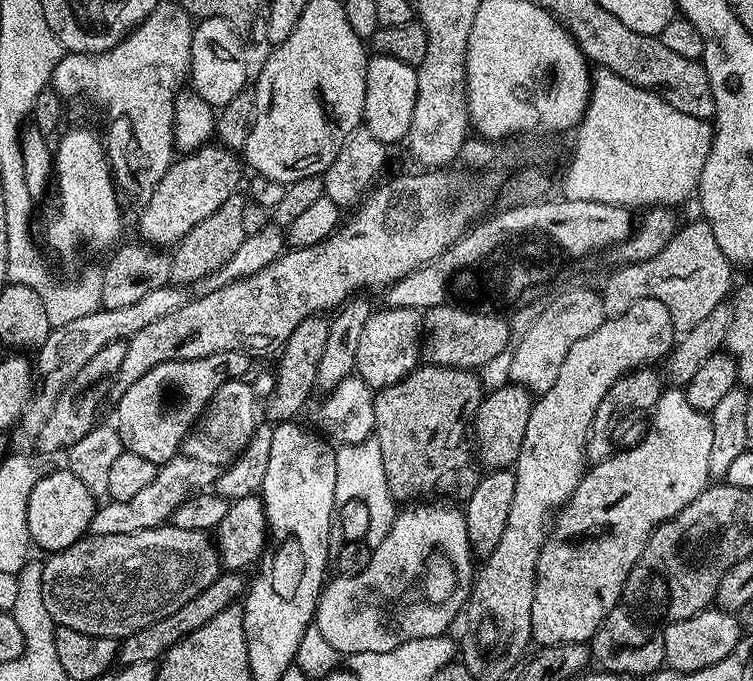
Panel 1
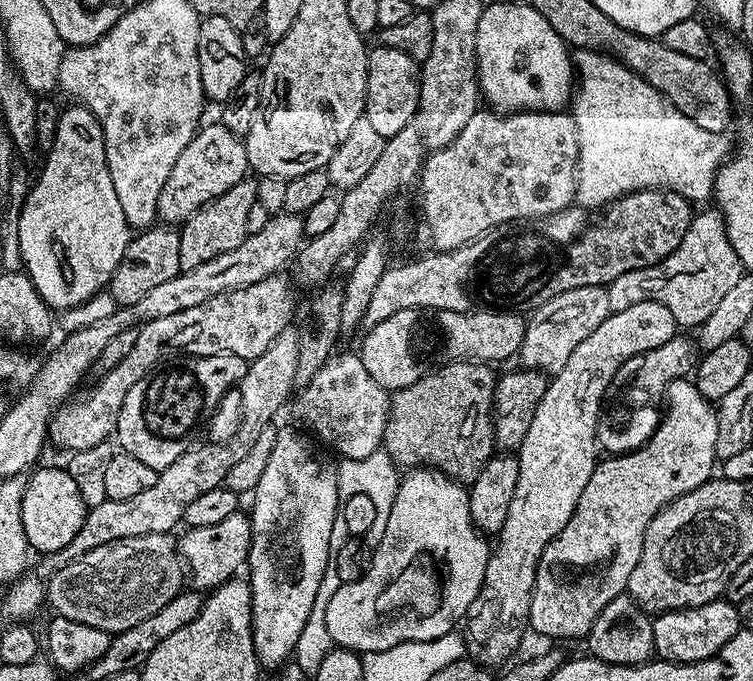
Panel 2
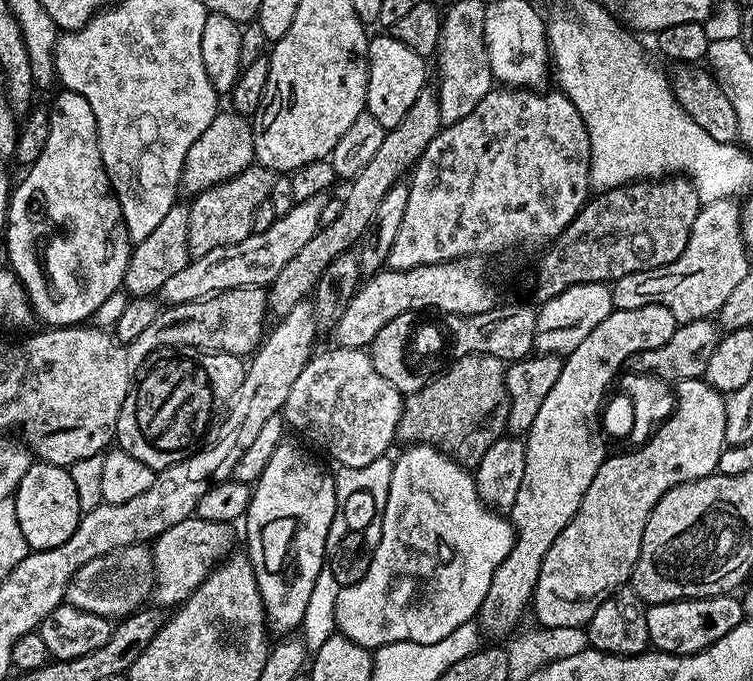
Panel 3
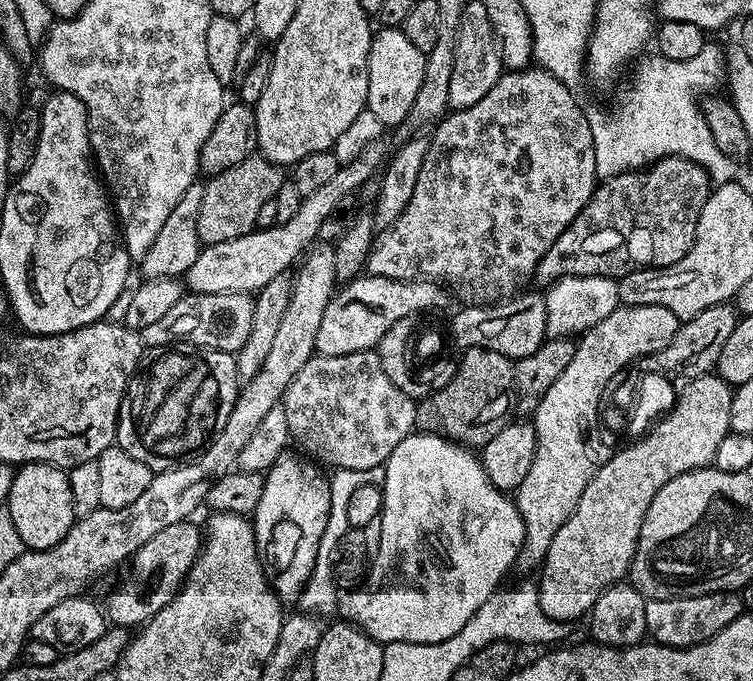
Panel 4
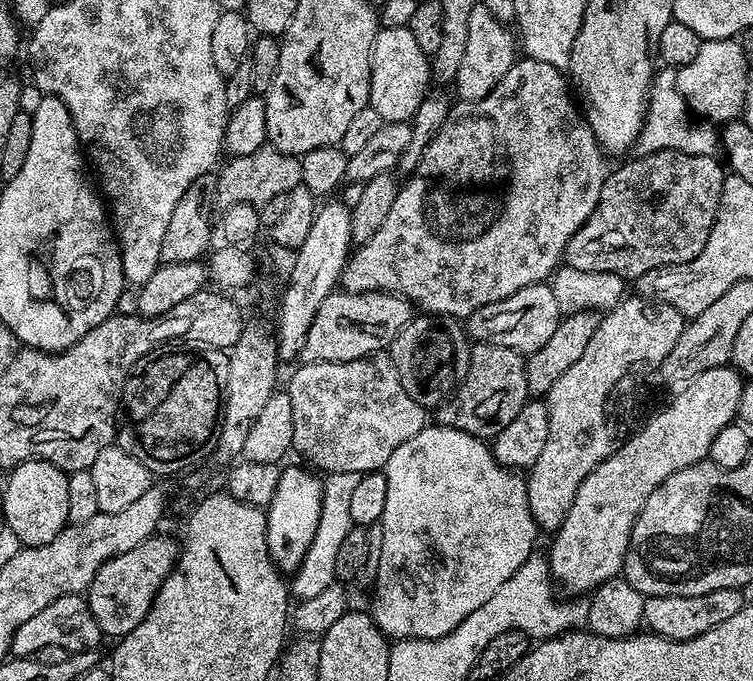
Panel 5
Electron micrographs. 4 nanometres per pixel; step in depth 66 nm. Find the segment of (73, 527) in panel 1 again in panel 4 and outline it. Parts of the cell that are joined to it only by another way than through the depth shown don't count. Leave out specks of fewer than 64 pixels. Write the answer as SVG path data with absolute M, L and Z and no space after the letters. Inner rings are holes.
M26 464L13 475L6 509L14 522L14 530L22 538L25 549L37 552L58 546L76 523L74 498L70 498L67 471L55 464Z

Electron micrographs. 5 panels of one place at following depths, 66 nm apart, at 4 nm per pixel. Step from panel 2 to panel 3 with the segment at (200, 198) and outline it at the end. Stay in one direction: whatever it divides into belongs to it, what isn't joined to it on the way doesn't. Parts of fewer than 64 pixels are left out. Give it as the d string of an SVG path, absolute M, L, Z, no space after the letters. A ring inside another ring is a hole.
M231 110L217 111L214 122L210 122L210 126L202 130L202 138L198 138L198 142L190 146L190 154L186 154L180 188L189 194L205 192L210 186L221 184L242 174L242 170L249 168L255 159L254 138L249 117L240 116Z

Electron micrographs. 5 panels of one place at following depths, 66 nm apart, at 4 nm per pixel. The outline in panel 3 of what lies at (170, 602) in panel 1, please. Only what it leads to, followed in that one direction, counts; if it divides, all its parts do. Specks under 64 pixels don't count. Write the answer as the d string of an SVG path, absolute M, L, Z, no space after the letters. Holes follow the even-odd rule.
M141 542L122 546L118 550L86 562L86 566L82 566L68 583L66 600L78 610L106 616L116 622L123 617L131 616L147 601L144 600L147 596L149 599L153 595L153 592L152 550L147 543Z

